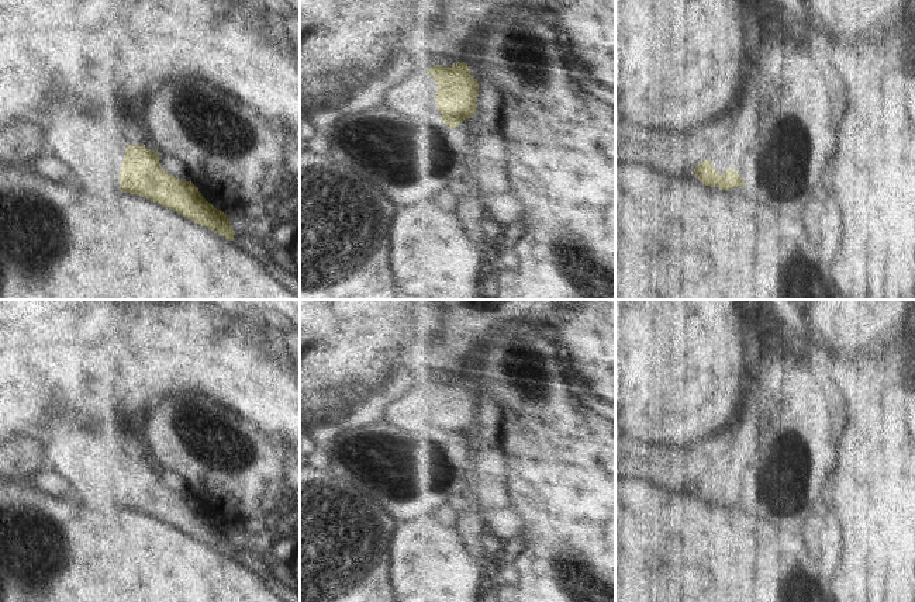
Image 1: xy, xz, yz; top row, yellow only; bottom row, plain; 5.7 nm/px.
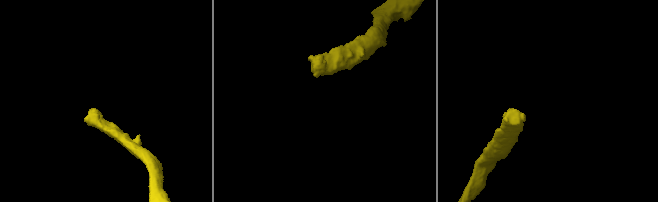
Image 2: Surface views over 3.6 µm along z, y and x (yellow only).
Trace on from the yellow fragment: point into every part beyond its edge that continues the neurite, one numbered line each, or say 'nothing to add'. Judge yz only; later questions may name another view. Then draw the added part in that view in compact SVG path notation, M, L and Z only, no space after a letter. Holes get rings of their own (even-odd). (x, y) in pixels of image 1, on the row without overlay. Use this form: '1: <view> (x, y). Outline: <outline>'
1: yz (738, 456). Outline: M760 360L752 361L739 419L719 443L714 466L708 471L718 489L736 484L746 495L752 475L764 459L759 450L759 436L773 392L771 370Z

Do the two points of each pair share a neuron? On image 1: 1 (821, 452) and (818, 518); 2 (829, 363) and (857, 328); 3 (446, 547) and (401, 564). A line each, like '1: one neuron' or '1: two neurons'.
1: one neuron
2: one neuron
3: one neuron

